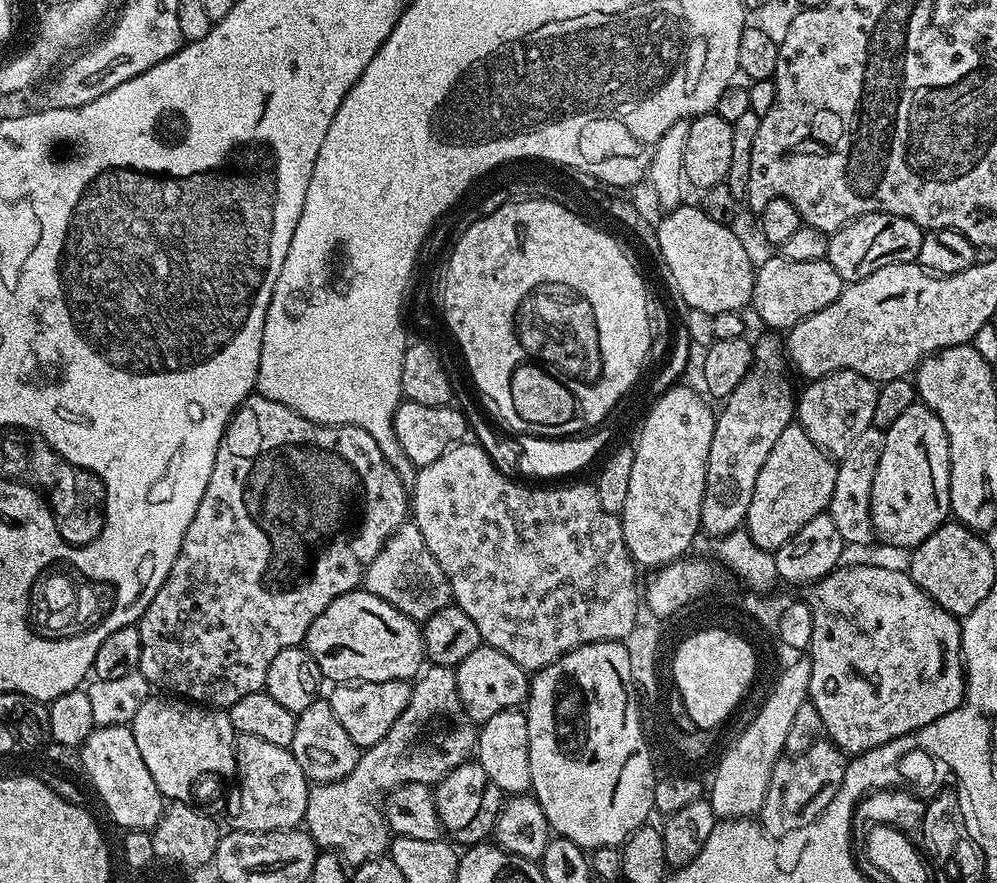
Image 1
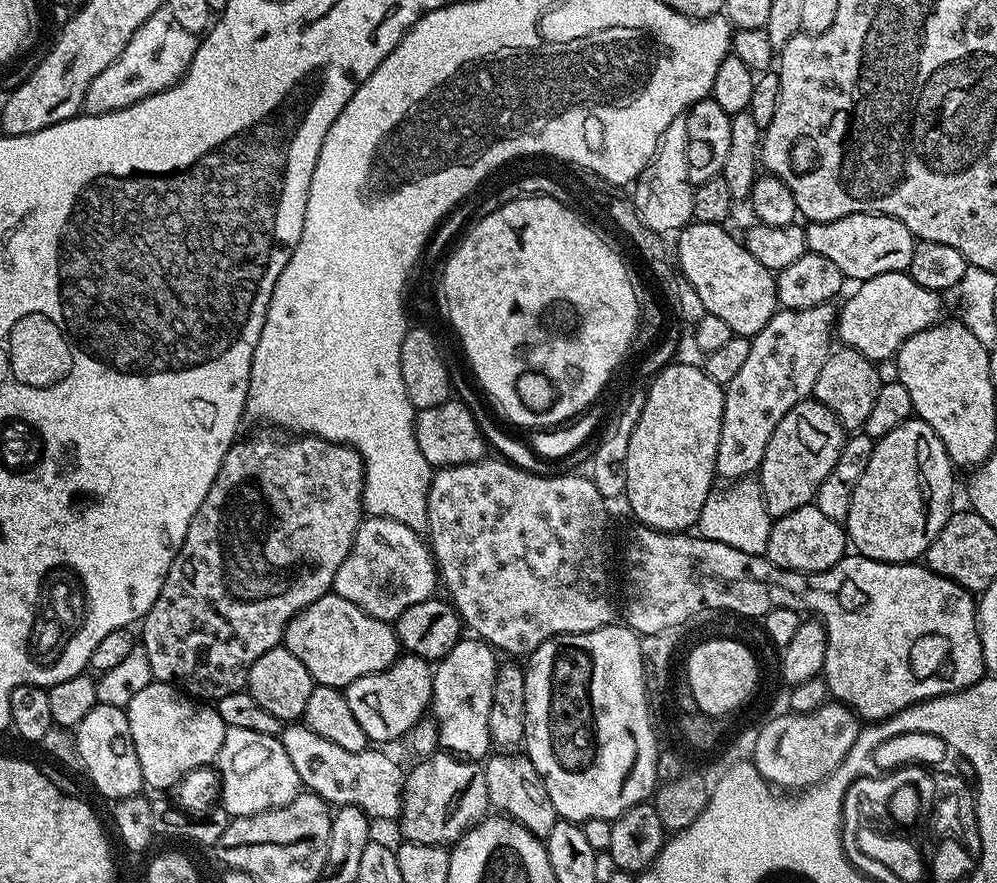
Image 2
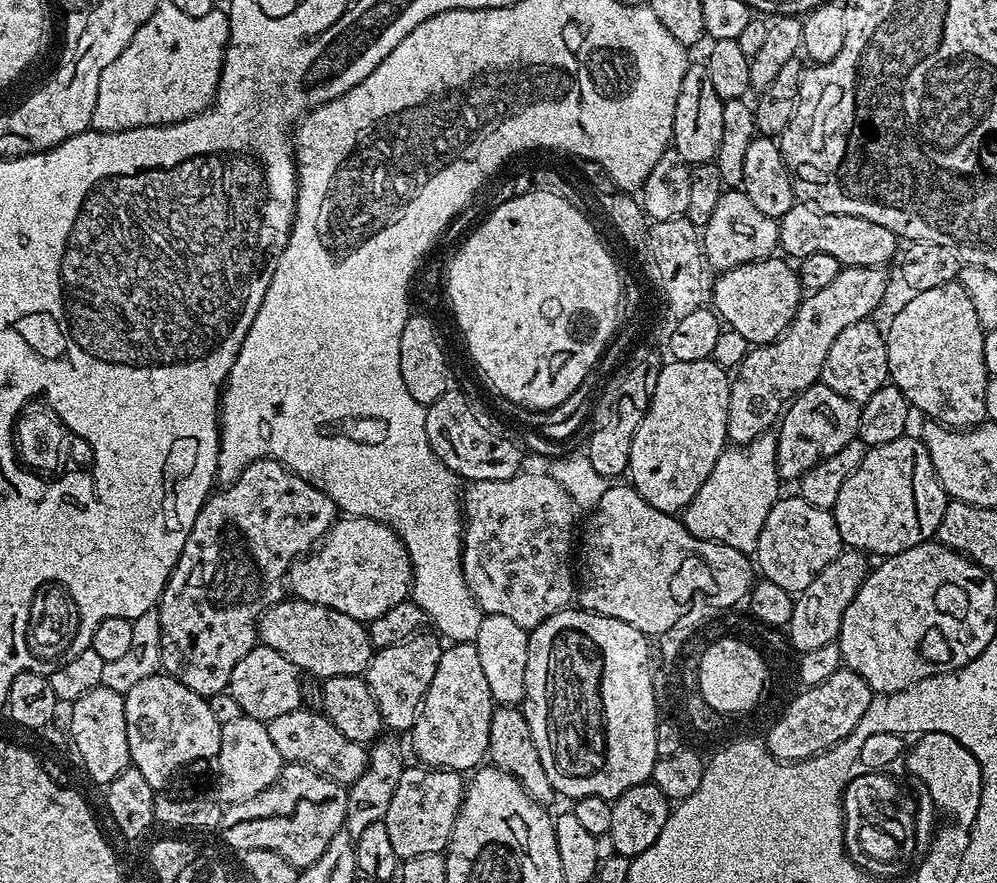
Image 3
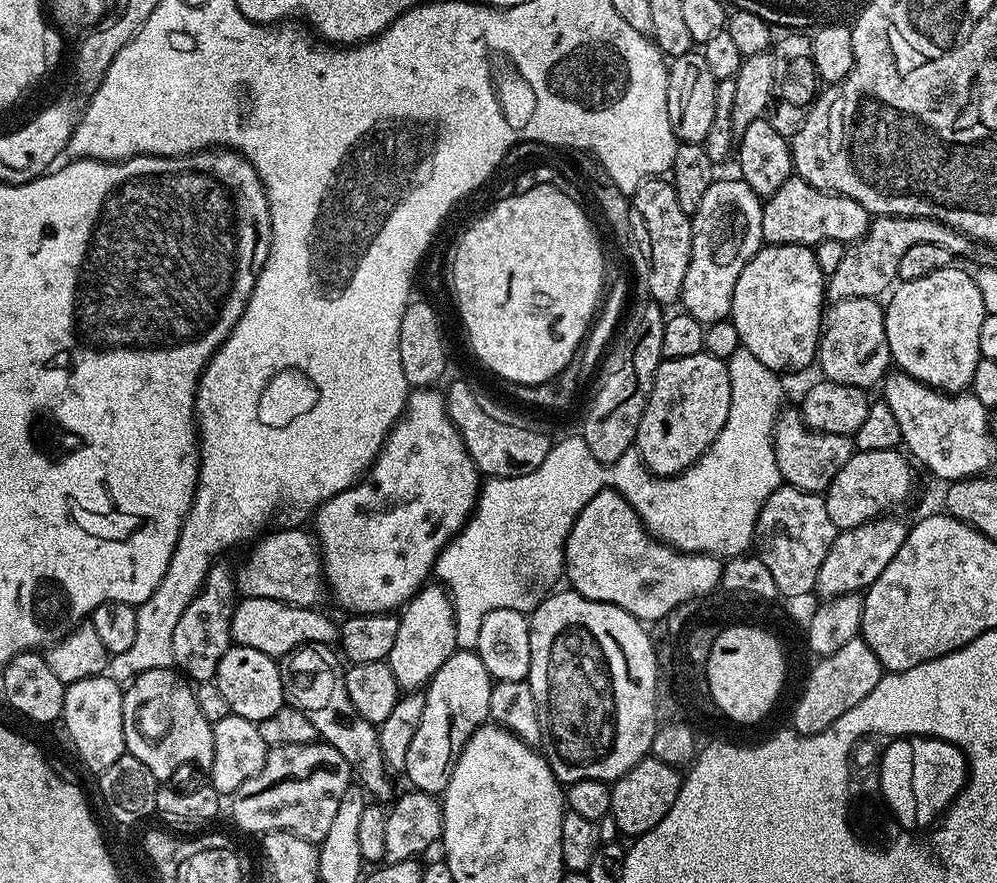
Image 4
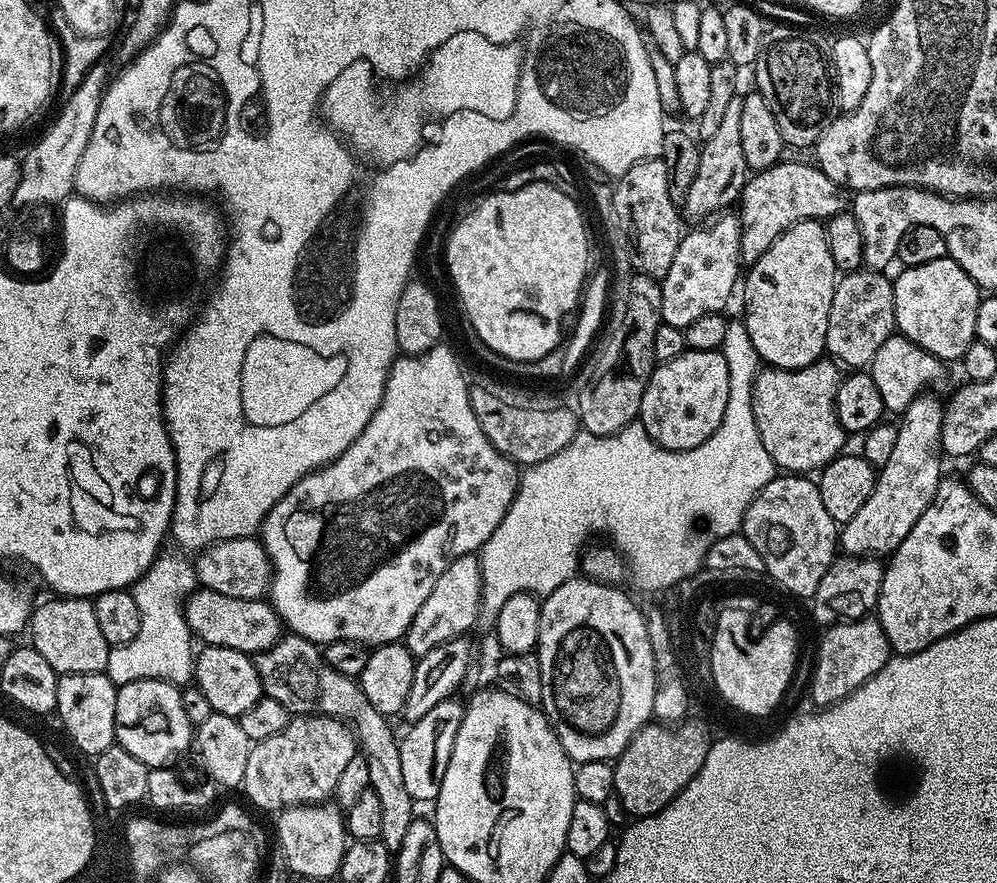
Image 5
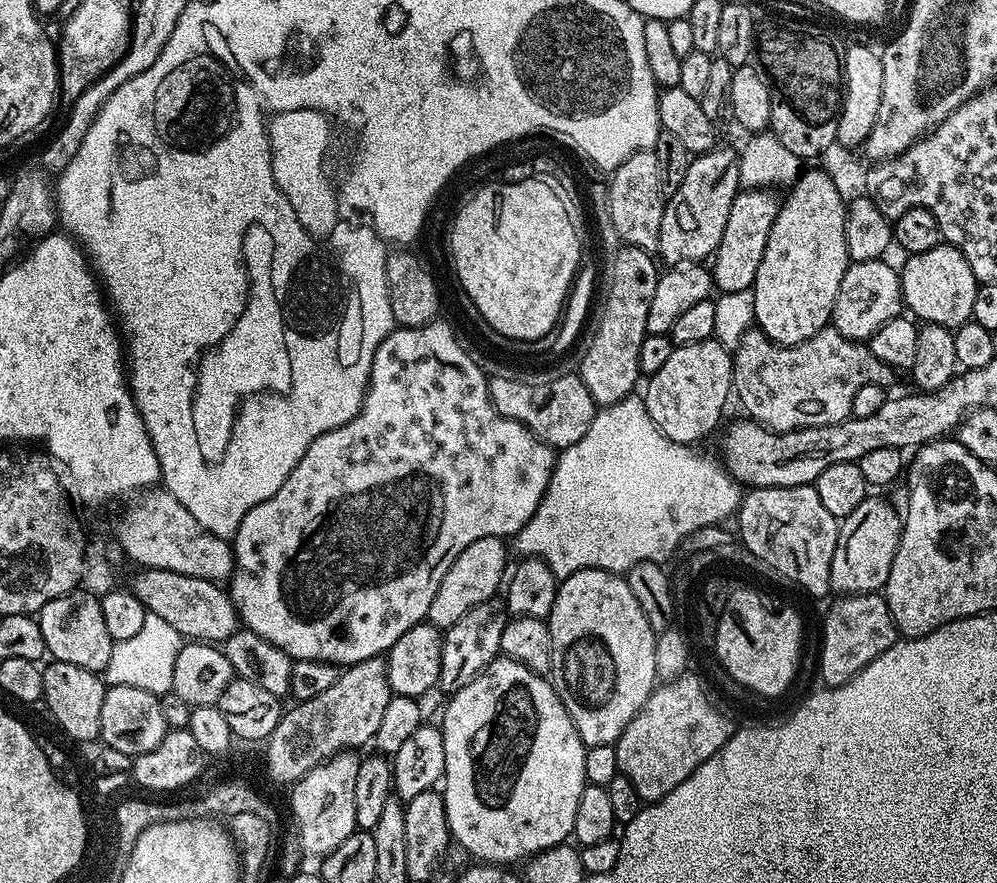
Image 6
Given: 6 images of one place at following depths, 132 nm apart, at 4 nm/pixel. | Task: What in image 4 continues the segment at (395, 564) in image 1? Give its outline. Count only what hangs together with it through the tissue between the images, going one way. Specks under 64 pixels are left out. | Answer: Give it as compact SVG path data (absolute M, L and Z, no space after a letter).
M288 528L285 532L272 532L252 548L244 565L234 572L236 590L241 597L274 598L283 604L296 604L300 608L319 605L320 595L325 595L326 581L322 575L320 549L311 531Z

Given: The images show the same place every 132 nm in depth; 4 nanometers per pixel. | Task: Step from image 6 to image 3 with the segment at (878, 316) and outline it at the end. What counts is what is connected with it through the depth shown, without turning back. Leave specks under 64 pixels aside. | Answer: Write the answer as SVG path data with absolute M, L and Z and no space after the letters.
M869 318L862 322L853 322L846 326L842 334L830 346L826 354L826 362L822 362L822 374L819 383L825 384L843 398L852 399L862 405L874 390L889 383L888 374L888 342L882 328L875 324L875 319Z

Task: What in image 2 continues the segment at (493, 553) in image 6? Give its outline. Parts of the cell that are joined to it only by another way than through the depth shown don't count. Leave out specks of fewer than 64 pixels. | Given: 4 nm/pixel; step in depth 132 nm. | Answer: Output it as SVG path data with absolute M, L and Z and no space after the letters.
M411 654L401 655L386 670L378 674L366 674L354 682L350 682L347 688L343 689L346 702L350 702L350 711L354 713L354 719L357 720L358 726L366 730L369 741L376 746L388 746L391 740L407 737L412 731L412 727L419 720L425 719L432 703L432 673L433 665L420 656Z

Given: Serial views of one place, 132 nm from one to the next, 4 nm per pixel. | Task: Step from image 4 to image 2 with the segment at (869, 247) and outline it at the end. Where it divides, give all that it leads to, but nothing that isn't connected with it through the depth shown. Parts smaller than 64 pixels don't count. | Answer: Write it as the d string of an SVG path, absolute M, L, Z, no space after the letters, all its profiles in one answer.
M891 272L890 274L878 274L874 278L863 281L859 285L860 288L844 305L840 308L840 317L836 320L835 303L823 304L822 306L810 306L810 310L790 310L789 308L780 308L770 318L770 322L766 322L766 326L762 326L762 330L758 330L756 336L751 337L752 345L750 346L750 354L746 357L746 362L742 365L742 370L738 370L738 375L724 388L724 413L722 414L722 434L718 438L718 458L716 459L716 474L721 481L735 482L751 477L753 473L759 469L762 458L766 454L766 446L770 442L770 434L774 434L774 430L778 426L778 422L782 422L782 418L786 418L786 414L790 410L802 403L803 400L809 399L814 393L814 382L818 382L818 374L822 370L822 366L826 362L828 353L833 351L832 344L832 327L836 324L836 332L840 335L839 343L845 348L853 348L863 354L866 359L873 362L881 362L880 360L891 361L895 357L896 352L902 346L902 342L906 342L906 338L910 338L914 334L918 334L922 330L926 330L931 324L937 323L941 319L940 316L940 300L941 293L926 290L926 286L918 286L918 282L914 282L914 278L909 276L907 272Z

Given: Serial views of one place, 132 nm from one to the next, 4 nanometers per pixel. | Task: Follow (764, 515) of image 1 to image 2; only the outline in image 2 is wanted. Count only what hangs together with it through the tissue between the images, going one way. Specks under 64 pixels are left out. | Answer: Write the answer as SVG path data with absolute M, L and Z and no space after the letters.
M814 398L803 400L794 406L782 422L770 434L766 454L758 469L768 512L773 516L785 516L802 506L813 503L818 486L834 470L844 449L846 429L839 418L826 405Z

